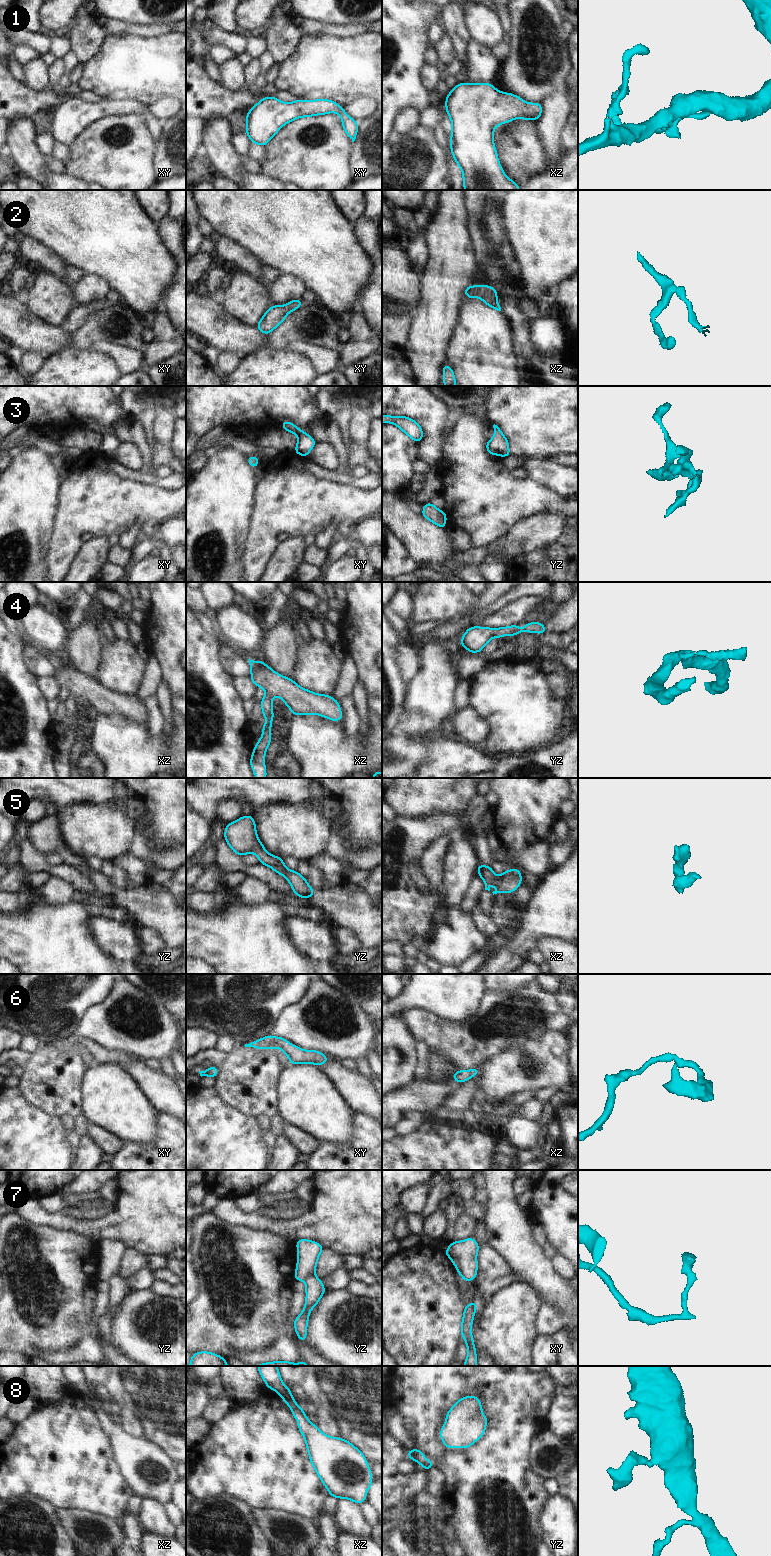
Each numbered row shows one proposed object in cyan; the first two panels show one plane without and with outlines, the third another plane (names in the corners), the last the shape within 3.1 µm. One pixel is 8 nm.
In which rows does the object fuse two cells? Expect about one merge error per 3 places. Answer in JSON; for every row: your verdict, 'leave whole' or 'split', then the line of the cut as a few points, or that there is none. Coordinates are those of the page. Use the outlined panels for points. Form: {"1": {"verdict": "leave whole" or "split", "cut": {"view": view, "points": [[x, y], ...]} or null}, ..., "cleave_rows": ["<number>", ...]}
{"1": {"verdict": "leave whole", "cut": null}, "2": {"verdict": "leave whole", "cut": null}, "3": {"verdict": "leave whole", "cut": null}, "4": {"verdict": "leave whole", "cut": null}, "5": {"verdict": "leave whole", "cut": null}, "6": {"verdict": "leave whole", "cut": null}, "7": {"verdict": "split", "cut": {"view": "yz", "points": [[313, 1274], [303, 1280]]}}, "8": {"verdict": "leave whole", "cut": null}, "cleave_rows": ["7"]}

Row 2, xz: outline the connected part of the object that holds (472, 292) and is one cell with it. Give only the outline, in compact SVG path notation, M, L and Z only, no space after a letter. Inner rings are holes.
M470 284L464 290L464 294L466 297L469 297L470 299L480 297L481 300L489 307L497 311L501 311L501 307L497 303L498 295L494 287L491 287L489 285L484 286L478 285L474 287L473 285Z

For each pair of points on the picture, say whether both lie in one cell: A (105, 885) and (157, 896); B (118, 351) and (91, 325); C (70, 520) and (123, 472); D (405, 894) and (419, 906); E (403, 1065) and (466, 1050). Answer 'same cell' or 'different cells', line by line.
A: same cell
B: same cell
C: different cells
D: same cell
E: different cells

